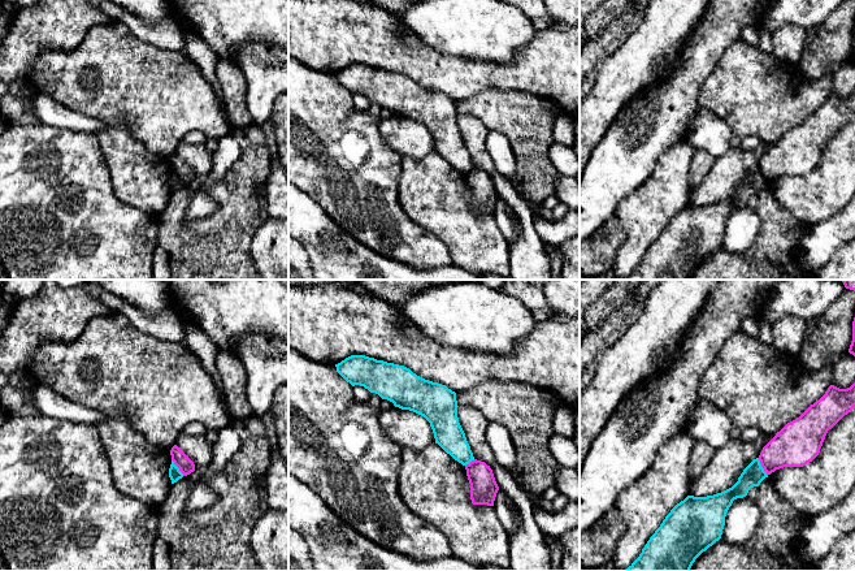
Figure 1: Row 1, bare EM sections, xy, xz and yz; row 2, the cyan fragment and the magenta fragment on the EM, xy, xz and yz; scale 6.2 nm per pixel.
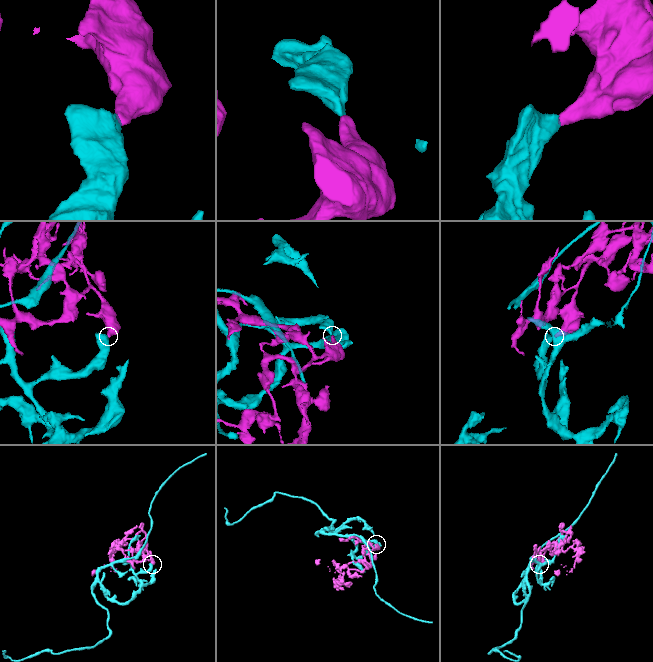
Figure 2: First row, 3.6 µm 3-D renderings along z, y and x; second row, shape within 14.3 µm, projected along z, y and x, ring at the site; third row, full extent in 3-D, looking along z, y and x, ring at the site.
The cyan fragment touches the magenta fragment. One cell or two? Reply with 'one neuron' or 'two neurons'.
two neurons

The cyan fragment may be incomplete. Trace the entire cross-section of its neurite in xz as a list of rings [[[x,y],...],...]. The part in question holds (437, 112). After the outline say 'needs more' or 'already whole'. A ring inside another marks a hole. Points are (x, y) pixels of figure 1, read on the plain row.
[[[351,64],[335,73],[337,81],[352,95],[360,94],[402,118],[424,125],[438,152],[463,174],[474,169],[457,126],[456,101],[425,88],[409,77],[365,64]]]; already whole

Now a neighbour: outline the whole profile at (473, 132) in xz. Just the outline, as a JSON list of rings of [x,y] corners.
[[[459,114],[457,126],[474,168],[485,170],[487,174],[495,173],[495,165],[485,148],[485,139],[489,134],[485,125],[473,116]]]

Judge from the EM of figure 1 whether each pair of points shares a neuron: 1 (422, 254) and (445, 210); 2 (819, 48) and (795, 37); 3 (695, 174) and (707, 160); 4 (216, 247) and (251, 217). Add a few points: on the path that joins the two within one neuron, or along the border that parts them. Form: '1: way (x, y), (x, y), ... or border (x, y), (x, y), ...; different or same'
1: border (407, 215), (432, 232), (446, 246), (451, 256); different
2: border (806, 30), (801, 60), (797, 64); different
3: way (698, 171), (703, 164); same
4: way (225, 238), (242, 221); same

